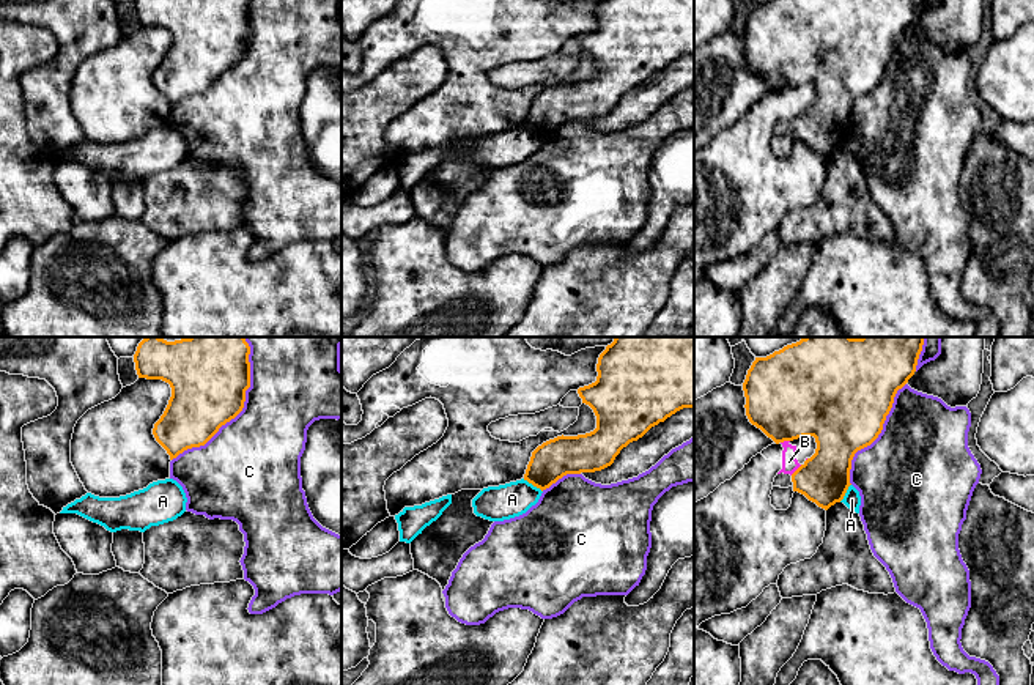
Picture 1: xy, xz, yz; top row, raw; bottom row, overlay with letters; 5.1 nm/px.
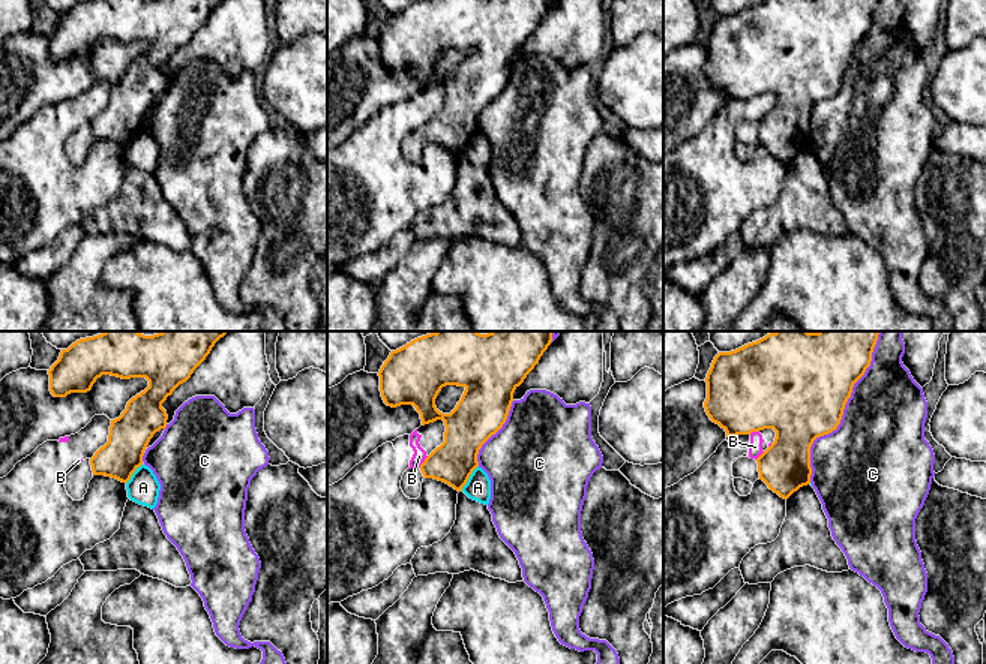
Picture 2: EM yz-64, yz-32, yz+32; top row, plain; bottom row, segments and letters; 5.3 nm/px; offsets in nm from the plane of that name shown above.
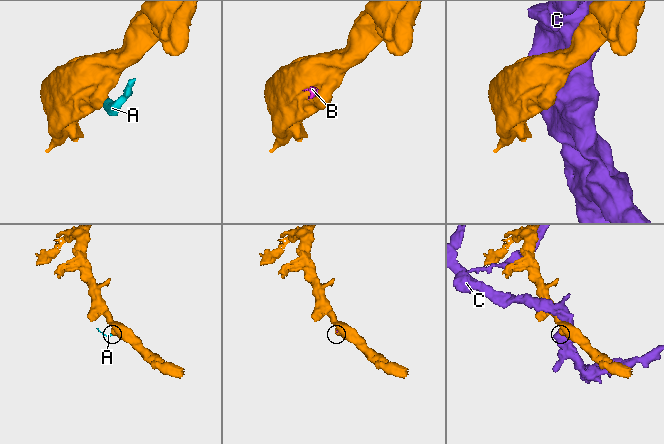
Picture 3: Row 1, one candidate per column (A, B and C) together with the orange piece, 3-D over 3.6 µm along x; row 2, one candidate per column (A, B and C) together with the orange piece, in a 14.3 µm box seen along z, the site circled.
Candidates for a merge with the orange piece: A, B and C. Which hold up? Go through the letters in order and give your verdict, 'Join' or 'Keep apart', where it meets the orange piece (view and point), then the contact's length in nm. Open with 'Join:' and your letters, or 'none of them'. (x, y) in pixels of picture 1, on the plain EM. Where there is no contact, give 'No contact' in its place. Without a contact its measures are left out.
Join: none of them
A: Keep apart. Touches orange at xz (532, 131). Shared border 120 nm
B: Keep apart. Touches orange at yz (797, 117). Shared border 80 nm
C: Keep apart. Touches orange at xy (235, 63). Shared border 700 nm

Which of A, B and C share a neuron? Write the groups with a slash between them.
A / B / C

